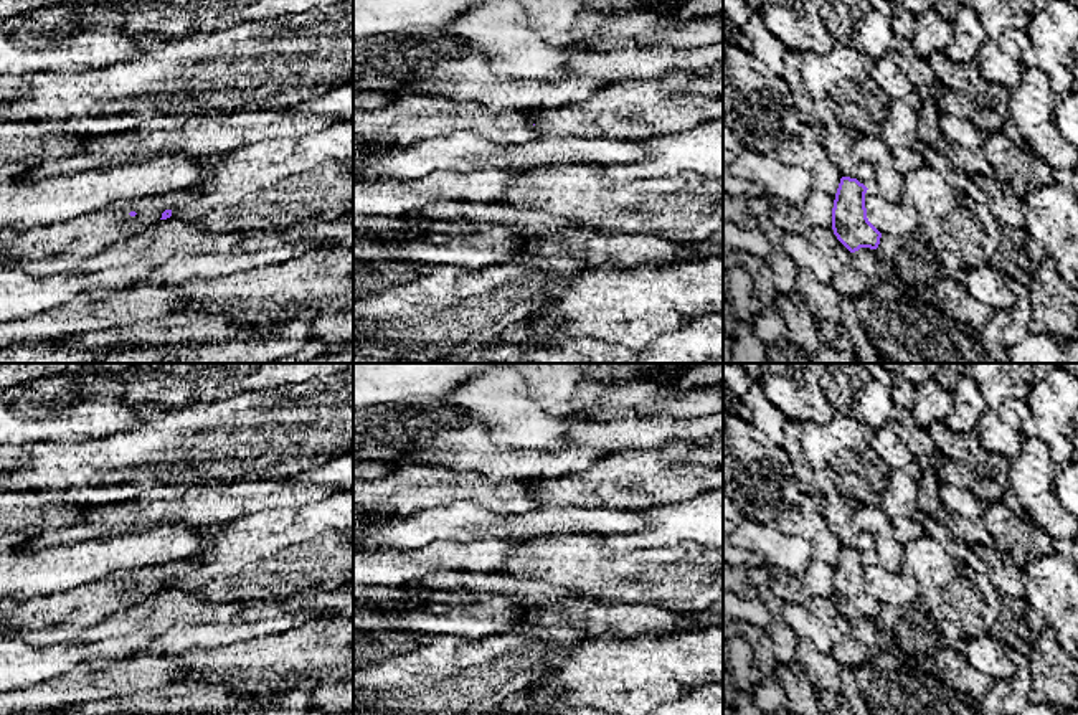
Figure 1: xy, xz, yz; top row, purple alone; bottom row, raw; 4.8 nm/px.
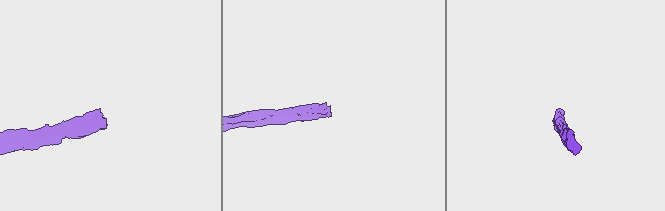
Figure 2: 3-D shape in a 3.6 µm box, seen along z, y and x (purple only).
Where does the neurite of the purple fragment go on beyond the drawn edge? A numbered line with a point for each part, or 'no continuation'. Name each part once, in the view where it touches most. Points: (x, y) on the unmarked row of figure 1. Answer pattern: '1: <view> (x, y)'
1: xy (274, 554)

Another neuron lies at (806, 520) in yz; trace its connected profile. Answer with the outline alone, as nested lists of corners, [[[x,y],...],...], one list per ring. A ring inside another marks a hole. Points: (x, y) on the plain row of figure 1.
[[[806,499],[781,514],[776,525],[782,533],[802,537],[811,545],[812,558],[835,568],[842,543],[827,525],[817,502]]]

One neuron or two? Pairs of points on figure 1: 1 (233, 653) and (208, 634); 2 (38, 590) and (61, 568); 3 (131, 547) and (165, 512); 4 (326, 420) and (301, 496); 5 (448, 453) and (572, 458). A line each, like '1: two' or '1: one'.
1: two
2: one
3: two
4: two
5: one

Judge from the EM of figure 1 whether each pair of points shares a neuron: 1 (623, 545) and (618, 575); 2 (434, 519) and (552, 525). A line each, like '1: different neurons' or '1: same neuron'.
1: different neurons
2: same neuron

